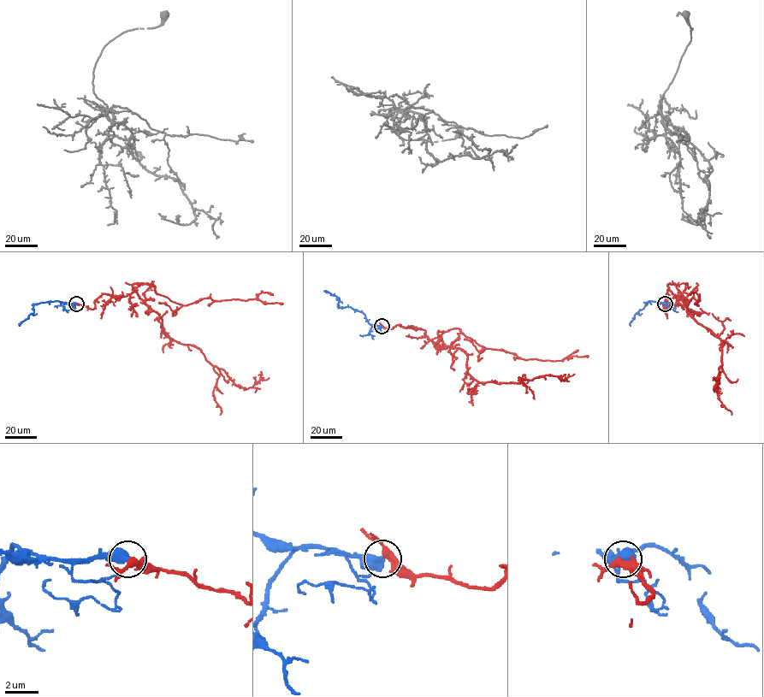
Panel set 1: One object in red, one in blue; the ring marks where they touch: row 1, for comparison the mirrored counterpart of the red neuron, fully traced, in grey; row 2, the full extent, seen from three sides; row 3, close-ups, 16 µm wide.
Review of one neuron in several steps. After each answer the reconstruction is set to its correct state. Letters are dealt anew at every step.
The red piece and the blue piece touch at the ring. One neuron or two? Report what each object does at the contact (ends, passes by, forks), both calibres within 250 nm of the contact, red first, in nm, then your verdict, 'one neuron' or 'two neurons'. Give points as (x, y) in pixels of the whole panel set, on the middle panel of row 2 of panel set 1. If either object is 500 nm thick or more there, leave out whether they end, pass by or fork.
calibres 360 and 650 nm; two neurons

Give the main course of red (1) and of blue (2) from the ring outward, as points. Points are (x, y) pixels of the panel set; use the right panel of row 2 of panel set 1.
1: (665, 304), (666, 293), (680, 292), (691, 316), (721, 340), (714, 388), (713, 377)
2: (665, 303), (646, 303), (635, 315), (630, 326)

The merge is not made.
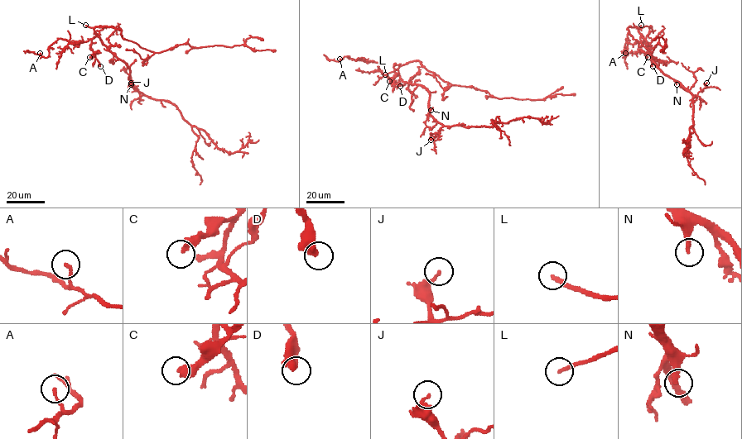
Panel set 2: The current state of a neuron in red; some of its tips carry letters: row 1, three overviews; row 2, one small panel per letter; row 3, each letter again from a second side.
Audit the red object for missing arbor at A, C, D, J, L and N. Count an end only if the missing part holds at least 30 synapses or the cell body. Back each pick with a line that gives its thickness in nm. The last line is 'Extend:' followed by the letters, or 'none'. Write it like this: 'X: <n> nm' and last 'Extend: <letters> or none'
D: 480 nm
L: 200 nm
N: 240 nm
Extend: D, L, N

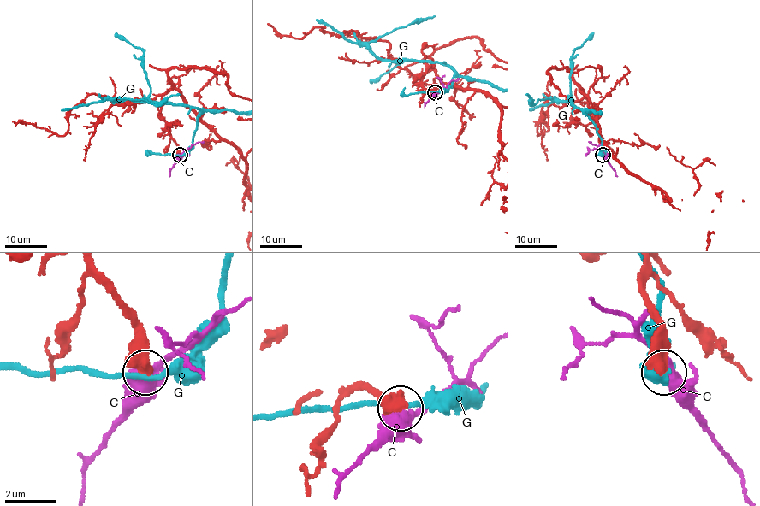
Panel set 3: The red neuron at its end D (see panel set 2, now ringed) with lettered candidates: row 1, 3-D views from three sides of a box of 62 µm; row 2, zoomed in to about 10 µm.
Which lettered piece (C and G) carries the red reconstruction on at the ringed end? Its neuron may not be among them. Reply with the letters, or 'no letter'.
no letter

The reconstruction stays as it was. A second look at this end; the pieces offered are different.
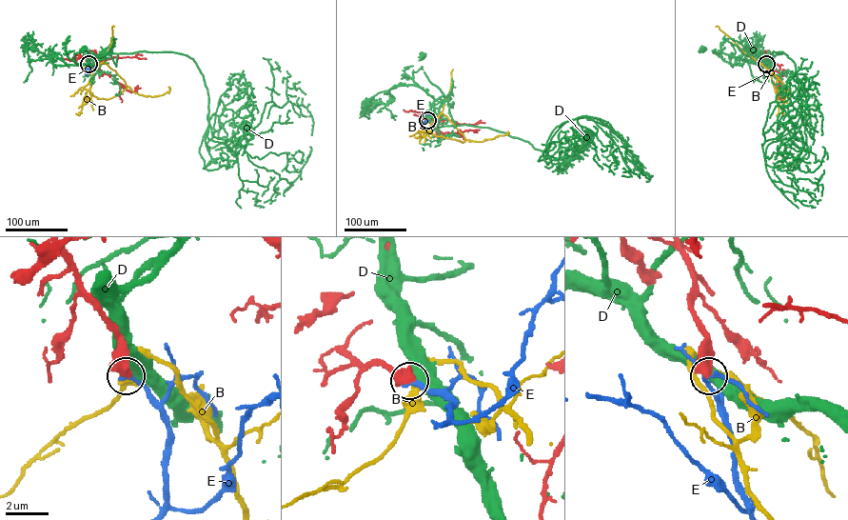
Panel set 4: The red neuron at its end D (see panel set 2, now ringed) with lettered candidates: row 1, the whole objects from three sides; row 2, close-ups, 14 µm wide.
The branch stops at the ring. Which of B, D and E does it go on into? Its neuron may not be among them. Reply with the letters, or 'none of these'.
E

